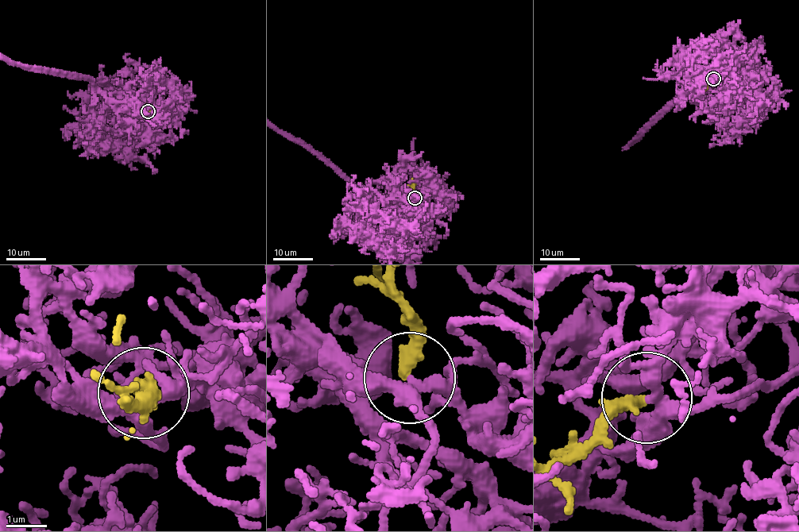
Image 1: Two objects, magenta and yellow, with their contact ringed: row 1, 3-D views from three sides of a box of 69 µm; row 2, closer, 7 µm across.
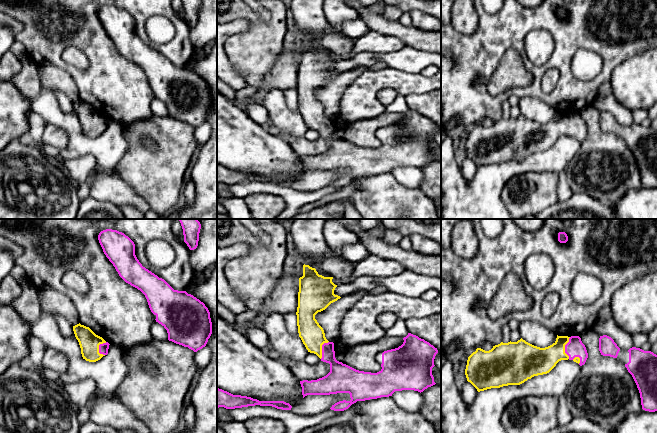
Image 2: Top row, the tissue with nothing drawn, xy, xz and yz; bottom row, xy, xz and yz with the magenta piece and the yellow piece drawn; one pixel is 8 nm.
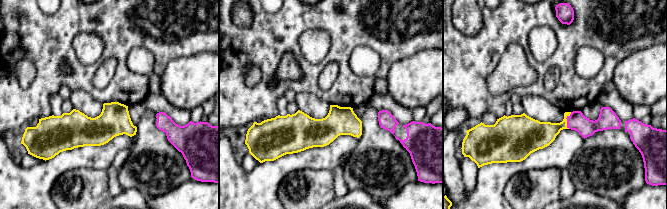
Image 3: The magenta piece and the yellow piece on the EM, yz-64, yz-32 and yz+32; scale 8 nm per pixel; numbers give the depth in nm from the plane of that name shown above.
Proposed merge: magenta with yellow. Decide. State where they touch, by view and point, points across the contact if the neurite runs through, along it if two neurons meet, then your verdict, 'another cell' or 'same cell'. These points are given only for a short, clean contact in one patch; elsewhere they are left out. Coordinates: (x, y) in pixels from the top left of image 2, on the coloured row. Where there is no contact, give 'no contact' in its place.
meets magenta in yz at (565, 348); runs through yz (574, 348), (565, 348), (541, 361), (537, 361); same cell

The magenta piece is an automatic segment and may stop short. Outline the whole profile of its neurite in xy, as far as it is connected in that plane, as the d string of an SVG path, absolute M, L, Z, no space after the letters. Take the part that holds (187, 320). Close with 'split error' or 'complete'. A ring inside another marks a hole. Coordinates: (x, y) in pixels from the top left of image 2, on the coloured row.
M106 229L98 235L104 254L113 264L119 276L146 297L156 322L168 333L168 340L197 352L206 346L212 334L210 312L203 302L186 291L174 290L164 279L142 266L135 255L135 244L124 233Z; complete

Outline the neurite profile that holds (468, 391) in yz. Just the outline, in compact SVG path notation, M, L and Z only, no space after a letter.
M466 382L460 392L465 405L470 407L478 393L477 389L470 382Z

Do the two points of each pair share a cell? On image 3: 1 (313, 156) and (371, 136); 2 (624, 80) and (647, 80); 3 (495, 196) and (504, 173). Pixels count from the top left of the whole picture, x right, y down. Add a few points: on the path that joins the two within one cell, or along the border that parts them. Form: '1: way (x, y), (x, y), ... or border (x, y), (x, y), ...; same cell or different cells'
1: border (359, 138), (354, 150), (350, 154); different cells
2: way (630, 80), (641, 80); same cell
3: way (495, 190), (495, 182), (498, 179); same cell

